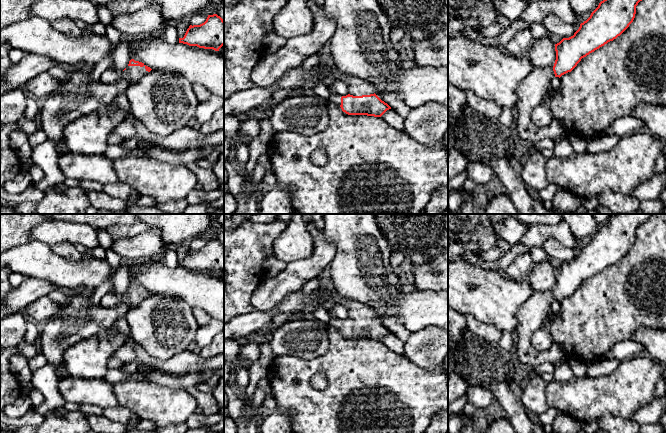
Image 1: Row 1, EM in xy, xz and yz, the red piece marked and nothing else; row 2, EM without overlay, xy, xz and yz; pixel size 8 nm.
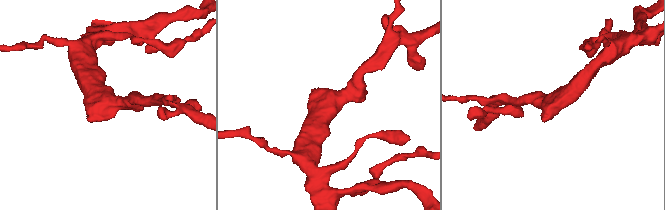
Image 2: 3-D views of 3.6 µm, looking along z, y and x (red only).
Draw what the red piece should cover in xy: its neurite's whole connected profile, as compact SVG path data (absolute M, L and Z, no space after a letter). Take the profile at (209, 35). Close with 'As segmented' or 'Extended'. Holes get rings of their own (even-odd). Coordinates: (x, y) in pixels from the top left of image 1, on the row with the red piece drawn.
M217 14L208 15L200 25L190 25L179 43L219 51L224 45L224 20Z. As segmented

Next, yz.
M642 0L601 1L573 36L563 38L555 44L554 66L533 68L521 81L516 90L518 119L515 128L523 141L535 143L544 138L555 139L565 132L563 125L557 120L553 120L546 127L536 126L532 122L532 111L543 102L555 77L560 78L571 72L582 58L613 41L629 27L640 1Z. Extended

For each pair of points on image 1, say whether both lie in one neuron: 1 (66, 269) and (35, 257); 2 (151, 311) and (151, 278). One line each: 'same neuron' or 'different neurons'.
1: same neuron
2: different neurons

